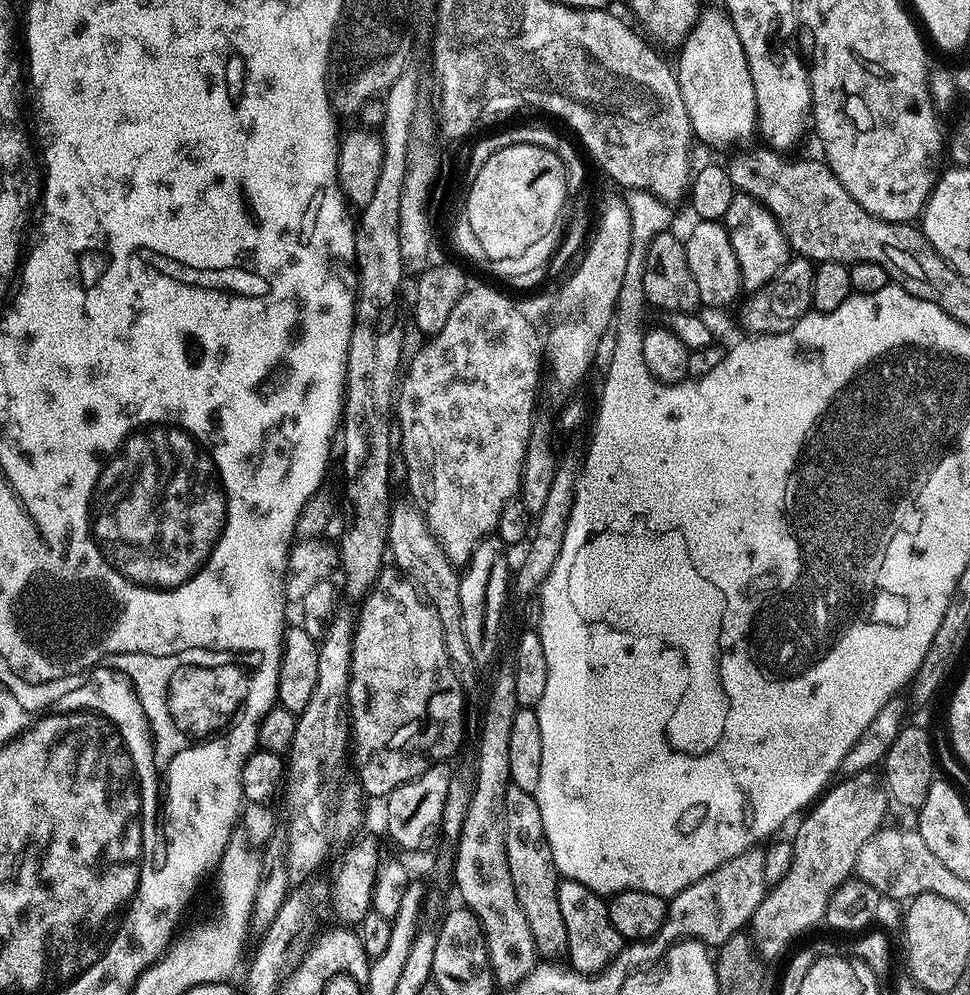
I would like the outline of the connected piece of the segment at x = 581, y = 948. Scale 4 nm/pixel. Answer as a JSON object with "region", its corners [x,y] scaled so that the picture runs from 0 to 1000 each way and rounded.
{"region":[[[578,883],[575,890],[575,911],[579,915],[579,928],[584,930],[584,965],[590,968],[587,969],[589,976],[599,977],[601,981],[612,981],[623,976],[645,951],[645,946],[629,927],[627,905],[600,890],[600,886]]]}

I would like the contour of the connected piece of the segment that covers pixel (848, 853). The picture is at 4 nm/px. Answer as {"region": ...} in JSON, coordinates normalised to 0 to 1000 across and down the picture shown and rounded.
{"region":[[[902,775],[888,776],[867,785],[867,788],[859,787],[836,809],[835,815],[828,821],[830,824],[821,832],[821,840],[816,844],[819,862],[814,866],[814,874],[810,874],[810,882],[795,889],[781,915],[777,915],[773,940],[785,962],[802,960],[820,941],[848,926],[856,898],[869,884],[879,879],[885,854],[889,854],[889,850],[893,850],[895,843],[912,827],[911,819],[915,816],[918,801]]]}

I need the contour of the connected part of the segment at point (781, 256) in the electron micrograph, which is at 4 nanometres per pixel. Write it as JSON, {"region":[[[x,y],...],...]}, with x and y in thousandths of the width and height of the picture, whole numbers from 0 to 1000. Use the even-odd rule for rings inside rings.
{"region":[[[761,195],[757,198],[745,224],[753,235],[757,255],[761,255],[766,292],[771,295],[779,293],[789,285],[793,285],[806,266],[814,259],[812,241],[796,217],[796,212],[775,197]]]}

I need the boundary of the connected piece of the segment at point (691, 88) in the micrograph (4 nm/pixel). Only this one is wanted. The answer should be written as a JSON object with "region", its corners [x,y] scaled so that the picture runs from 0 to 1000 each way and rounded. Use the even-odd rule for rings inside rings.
{"region":[[[727,7],[718,18],[716,26],[709,31],[704,44],[700,45],[701,61],[696,61],[697,81],[703,90],[703,103],[707,107],[707,115],[711,119],[713,136],[726,145],[735,145],[738,149],[746,149],[749,145],[759,145],[770,139],[774,133],[780,132],[779,99],[777,98],[777,82],[773,78],[773,70],[769,62],[769,50],[765,50],[765,38],[761,38],[761,30],[757,30],[757,22],[751,17],[745,7]]]}

